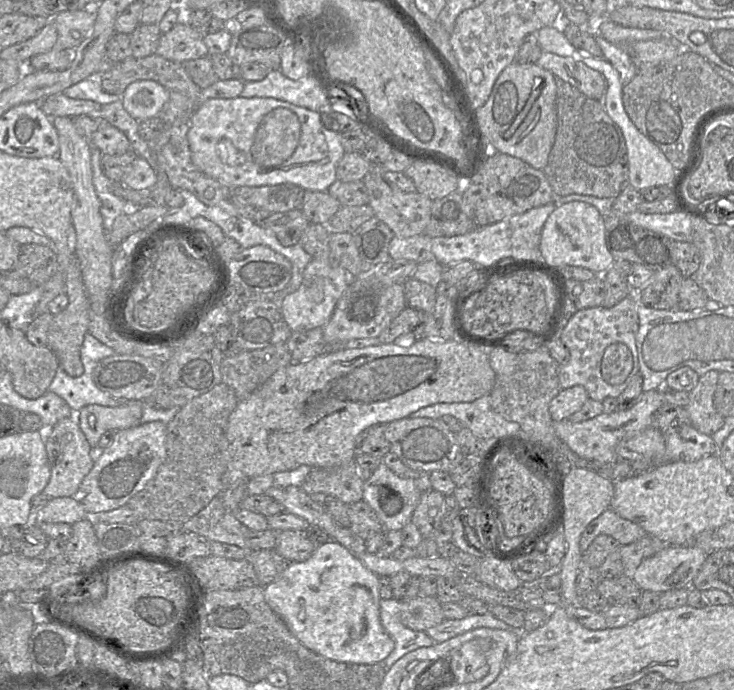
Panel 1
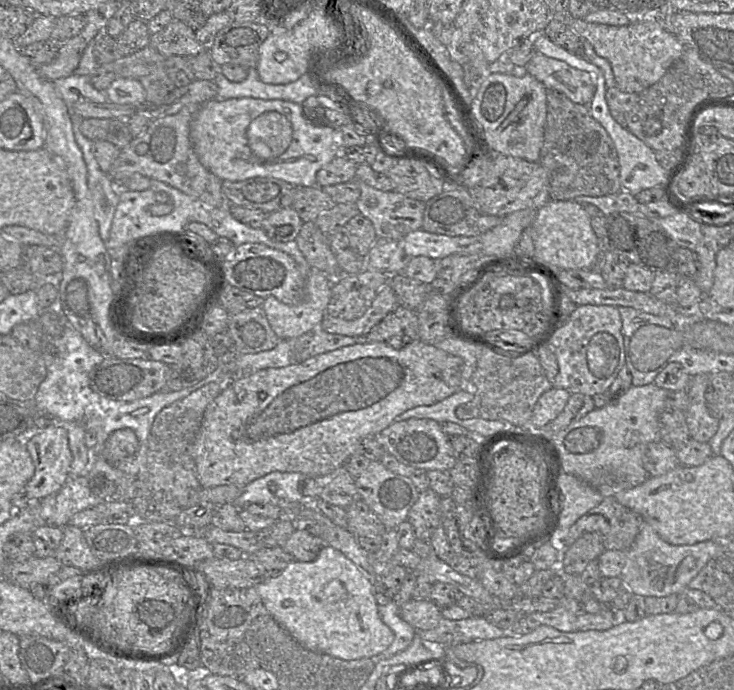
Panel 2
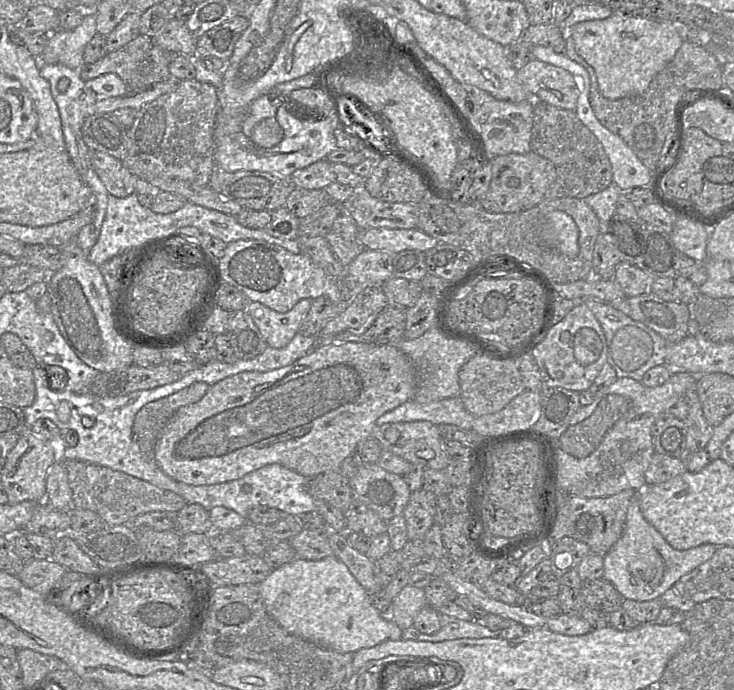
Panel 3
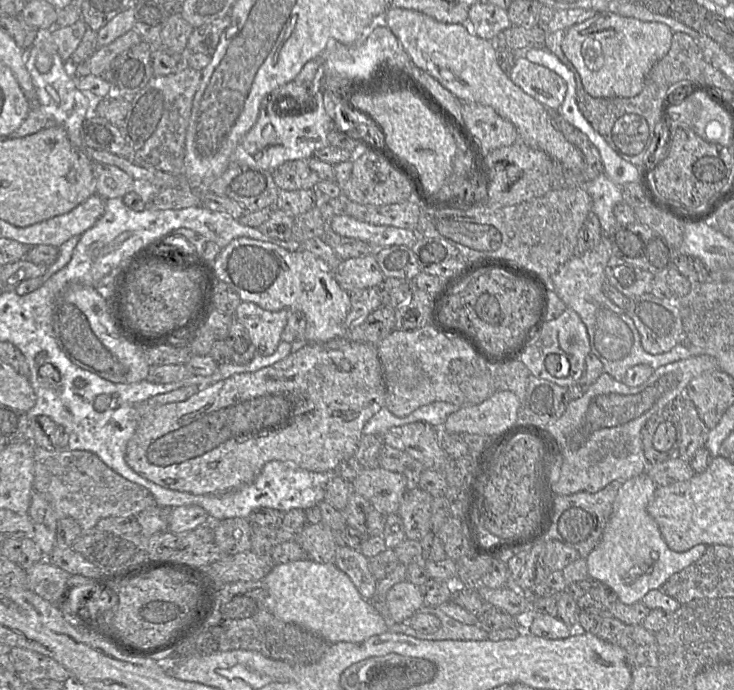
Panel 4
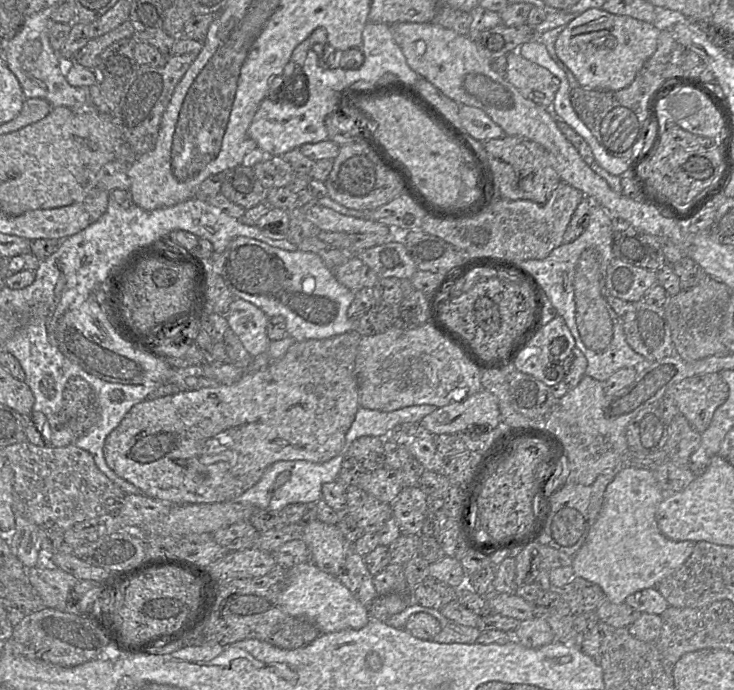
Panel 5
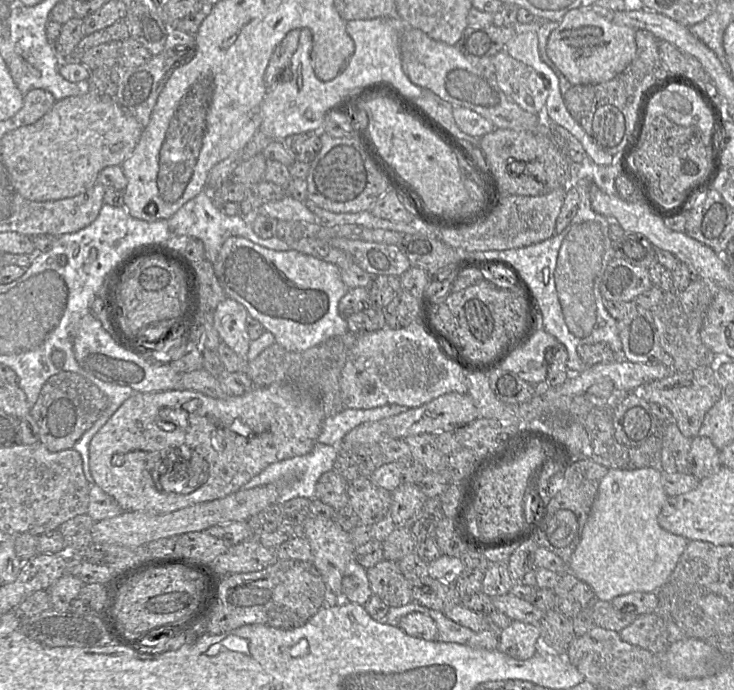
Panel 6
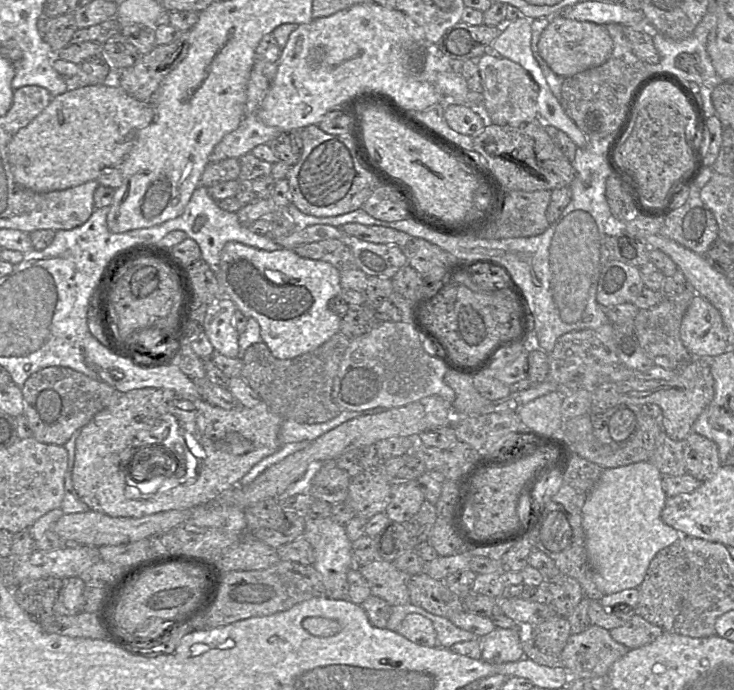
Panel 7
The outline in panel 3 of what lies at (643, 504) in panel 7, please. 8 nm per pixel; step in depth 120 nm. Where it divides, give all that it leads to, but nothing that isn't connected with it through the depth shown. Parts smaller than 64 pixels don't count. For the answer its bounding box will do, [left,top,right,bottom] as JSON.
[603,496,717,601]

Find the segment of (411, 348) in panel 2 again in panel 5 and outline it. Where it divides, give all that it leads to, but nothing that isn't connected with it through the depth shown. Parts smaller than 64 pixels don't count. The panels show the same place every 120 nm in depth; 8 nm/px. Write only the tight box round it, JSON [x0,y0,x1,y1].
[103,356,360,504]

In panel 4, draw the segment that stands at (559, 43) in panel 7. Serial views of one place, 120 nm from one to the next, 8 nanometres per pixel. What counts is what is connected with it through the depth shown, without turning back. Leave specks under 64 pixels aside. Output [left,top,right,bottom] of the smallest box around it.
[561,11,673,98]

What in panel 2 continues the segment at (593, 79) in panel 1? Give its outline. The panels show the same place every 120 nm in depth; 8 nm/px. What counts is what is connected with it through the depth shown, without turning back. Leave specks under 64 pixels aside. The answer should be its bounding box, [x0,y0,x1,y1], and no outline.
[525,52,596,104]

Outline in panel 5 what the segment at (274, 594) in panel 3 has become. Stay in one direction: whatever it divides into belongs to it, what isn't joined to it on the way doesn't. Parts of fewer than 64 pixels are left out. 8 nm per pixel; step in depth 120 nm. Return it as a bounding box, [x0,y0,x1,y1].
[280,560,371,633]

